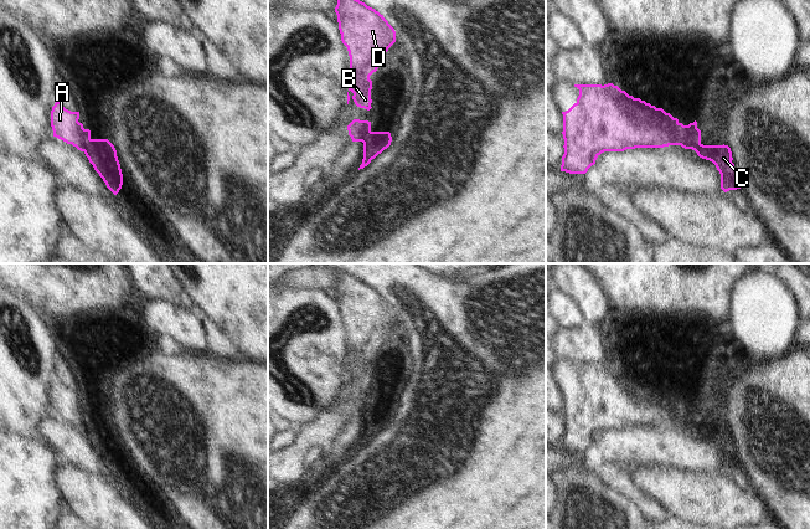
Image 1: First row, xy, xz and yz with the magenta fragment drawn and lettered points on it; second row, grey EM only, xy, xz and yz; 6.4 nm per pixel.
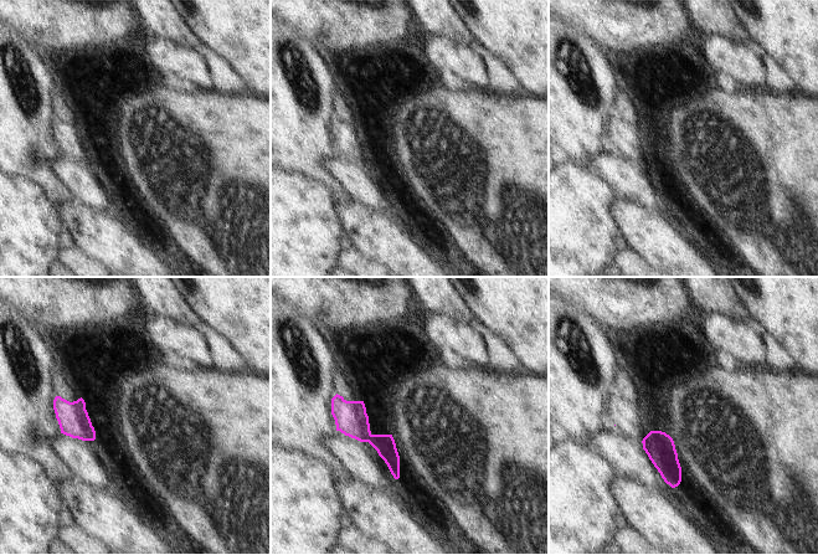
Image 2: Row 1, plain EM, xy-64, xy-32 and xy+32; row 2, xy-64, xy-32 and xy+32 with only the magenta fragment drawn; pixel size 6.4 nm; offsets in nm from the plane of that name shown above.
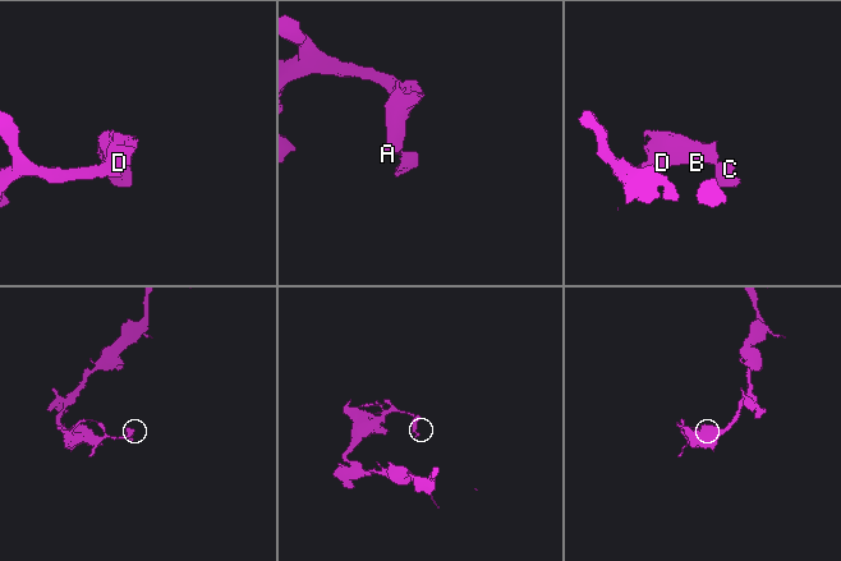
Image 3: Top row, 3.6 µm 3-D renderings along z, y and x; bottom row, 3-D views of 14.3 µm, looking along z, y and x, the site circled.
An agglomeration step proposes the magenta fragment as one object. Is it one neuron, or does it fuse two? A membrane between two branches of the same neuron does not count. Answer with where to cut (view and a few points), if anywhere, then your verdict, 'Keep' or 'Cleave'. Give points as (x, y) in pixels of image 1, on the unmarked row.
Split along xy (91, 417), (83, 429). Cleave.

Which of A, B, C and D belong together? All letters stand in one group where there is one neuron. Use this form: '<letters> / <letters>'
A B D / C

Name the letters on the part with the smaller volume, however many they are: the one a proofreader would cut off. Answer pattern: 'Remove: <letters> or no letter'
Remove: C

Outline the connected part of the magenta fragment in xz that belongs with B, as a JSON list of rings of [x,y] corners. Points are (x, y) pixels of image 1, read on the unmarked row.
[[[336,271],[336,273],[337,283],[335,291],[337,293],[341,319],[347,325],[350,334],[347,382],[352,376],[357,385],[370,389],[372,386],[372,359],[370,354],[377,349],[382,334],[396,320],[396,309],[383,293],[365,281],[347,272]]]

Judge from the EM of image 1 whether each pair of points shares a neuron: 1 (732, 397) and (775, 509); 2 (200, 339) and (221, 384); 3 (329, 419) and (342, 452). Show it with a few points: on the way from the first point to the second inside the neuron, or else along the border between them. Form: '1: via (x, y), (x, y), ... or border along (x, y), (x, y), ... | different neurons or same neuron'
1: via (759, 425), (775, 441), (775, 482) | same neuron
2: border along (199, 352), (207, 353) | different neurons
3: border along (351, 419), (331, 446) | different neurons

